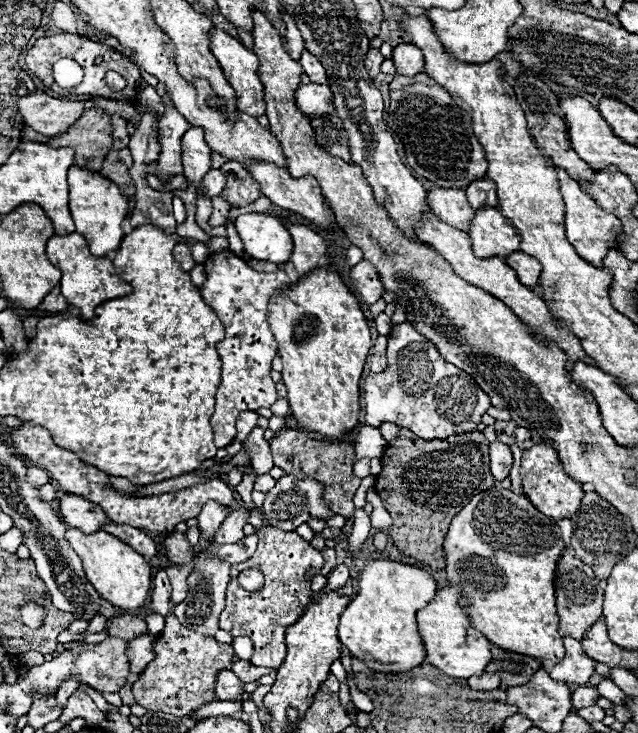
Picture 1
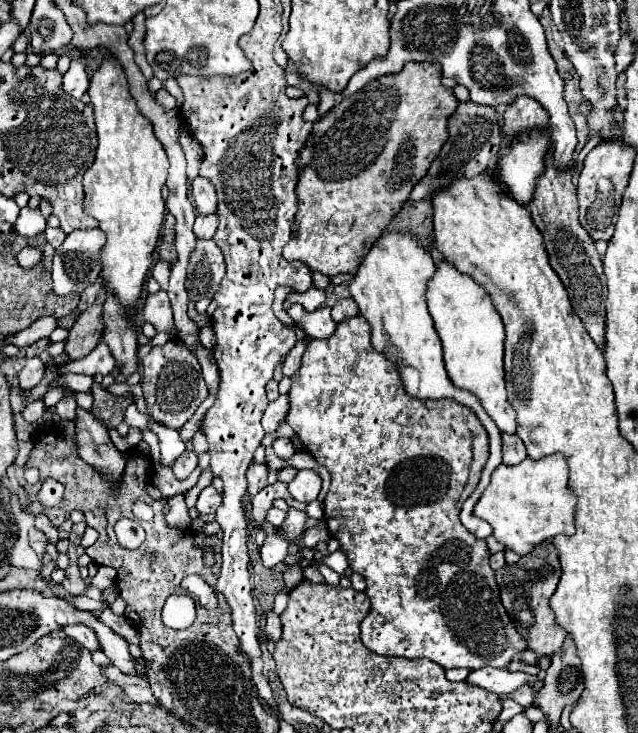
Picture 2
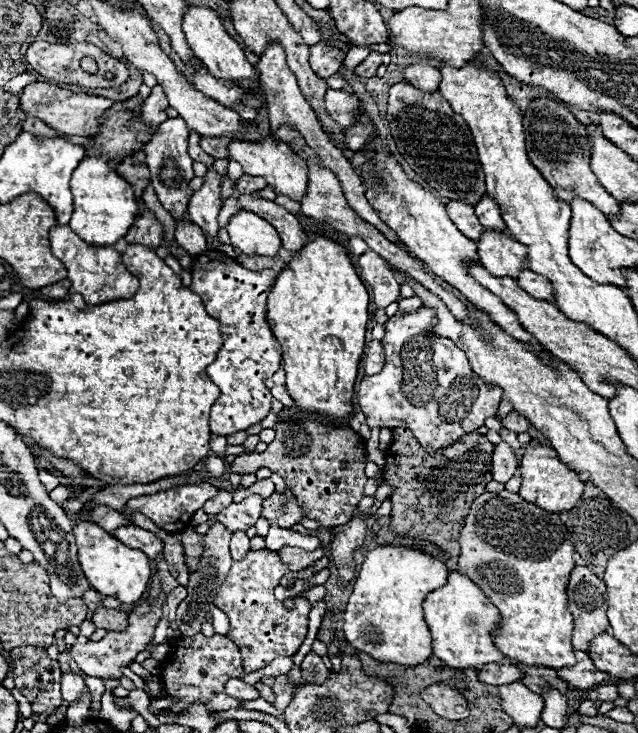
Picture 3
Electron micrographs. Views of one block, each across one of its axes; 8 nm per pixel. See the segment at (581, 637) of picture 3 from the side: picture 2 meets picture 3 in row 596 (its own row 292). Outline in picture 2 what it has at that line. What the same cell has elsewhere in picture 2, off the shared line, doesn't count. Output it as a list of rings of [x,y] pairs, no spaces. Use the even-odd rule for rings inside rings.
[[[552,152],[546,156],[546,172],[538,178],[536,194],[528,204],[532,212],[532,220],[536,228],[544,236],[544,246],[550,254],[550,264],[554,272],[560,276],[562,284],[568,290],[570,302],[580,316],[584,328],[596,342],[600,350],[604,350],[604,334],[606,334],[606,276],[602,272],[602,260],[590,240],[588,232],[578,222],[578,200],[576,186],[572,184],[572,170],[558,172],[552,164]]]

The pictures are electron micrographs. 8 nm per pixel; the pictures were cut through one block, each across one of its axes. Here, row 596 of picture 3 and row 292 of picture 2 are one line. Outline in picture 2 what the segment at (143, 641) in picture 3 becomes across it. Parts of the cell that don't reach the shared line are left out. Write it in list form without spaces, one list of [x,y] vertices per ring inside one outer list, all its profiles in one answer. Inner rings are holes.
[[[164,290],[146,296],[146,302],[142,306],[142,316],[156,328],[156,332],[170,330],[176,336],[176,326],[172,320],[172,306]]]

